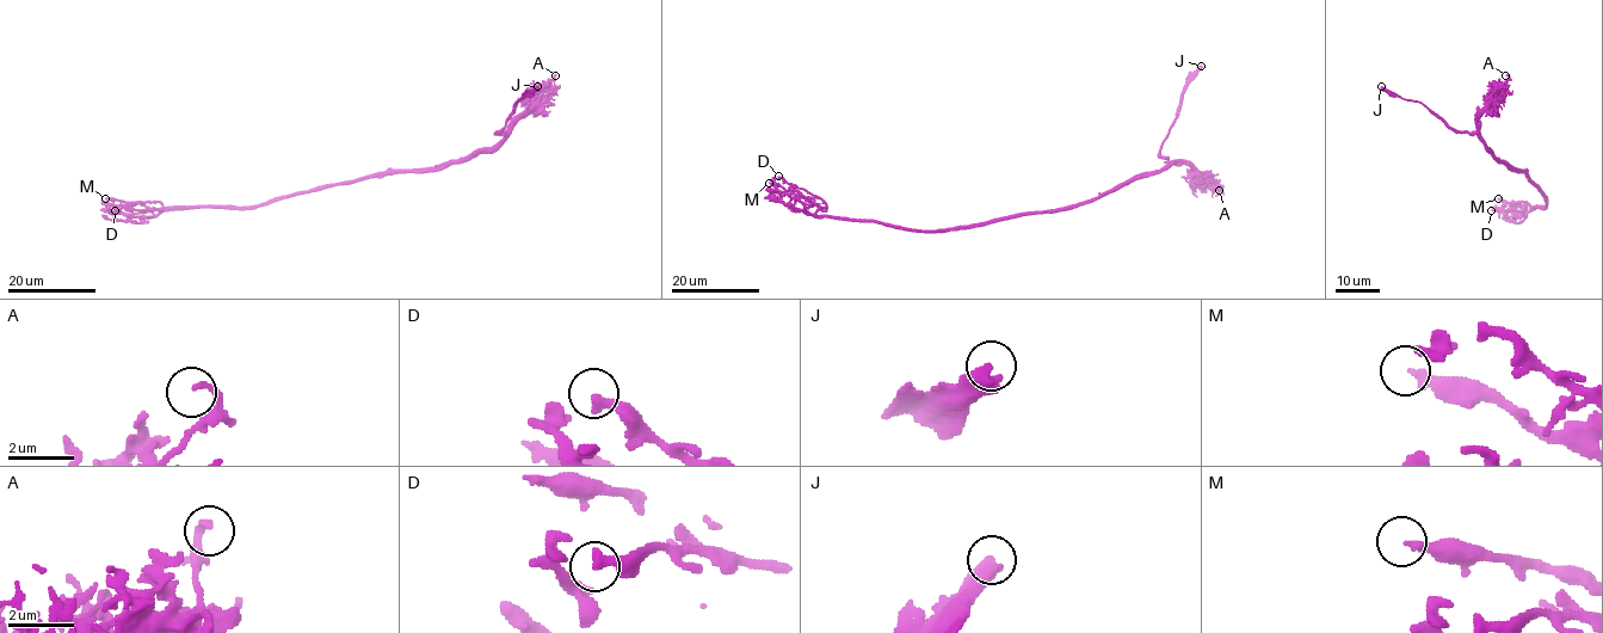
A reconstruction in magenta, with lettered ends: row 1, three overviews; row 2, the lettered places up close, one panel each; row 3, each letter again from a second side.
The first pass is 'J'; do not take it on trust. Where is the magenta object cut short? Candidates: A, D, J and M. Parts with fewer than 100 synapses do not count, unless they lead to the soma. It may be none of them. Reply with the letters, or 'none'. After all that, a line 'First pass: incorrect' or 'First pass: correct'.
J
First pass: correct

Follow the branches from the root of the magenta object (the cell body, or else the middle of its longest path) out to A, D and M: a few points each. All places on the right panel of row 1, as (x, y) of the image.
A: (1529, 182), (1524, 172), (1499, 160), (1480, 135), (1479, 112), (1509, 77), (1505, 75)
D: (1529, 182), (1546, 198), (1543, 207), (1527, 214), (1502, 208), (1491, 210)
M: (1529, 182), (1546, 198), (1543, 207), (1524, 214), (1524, 202), (1498, 198)

